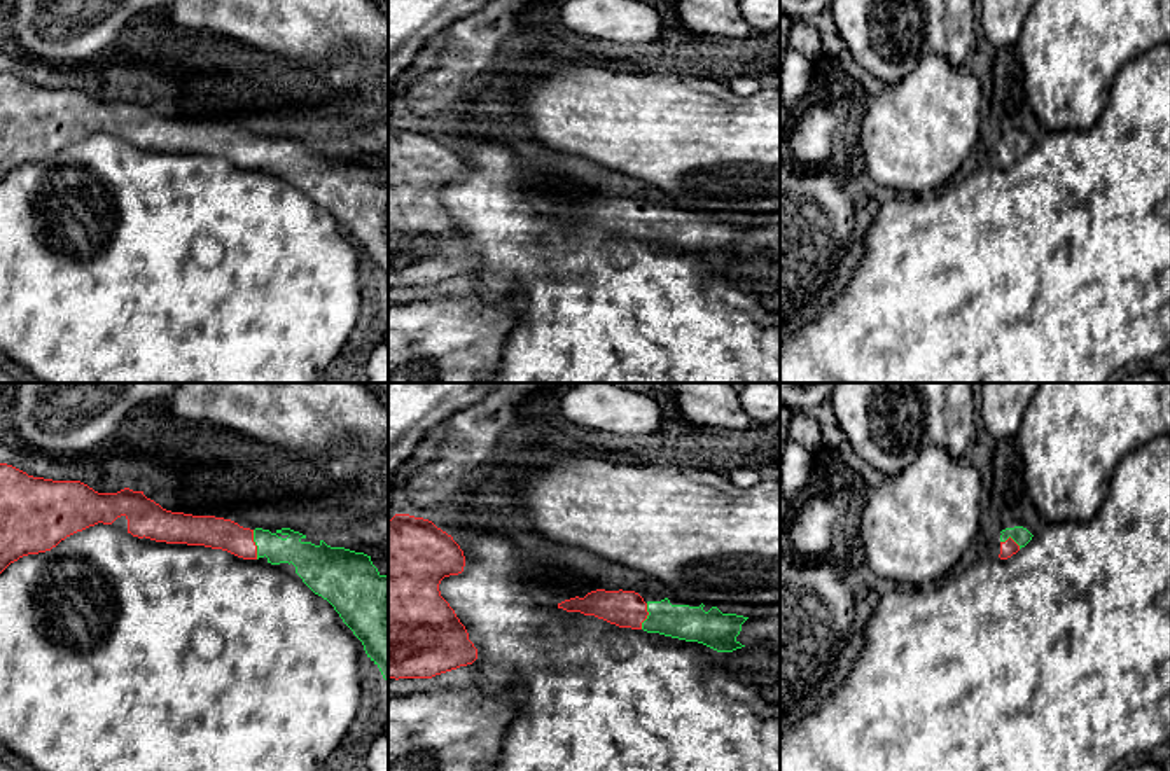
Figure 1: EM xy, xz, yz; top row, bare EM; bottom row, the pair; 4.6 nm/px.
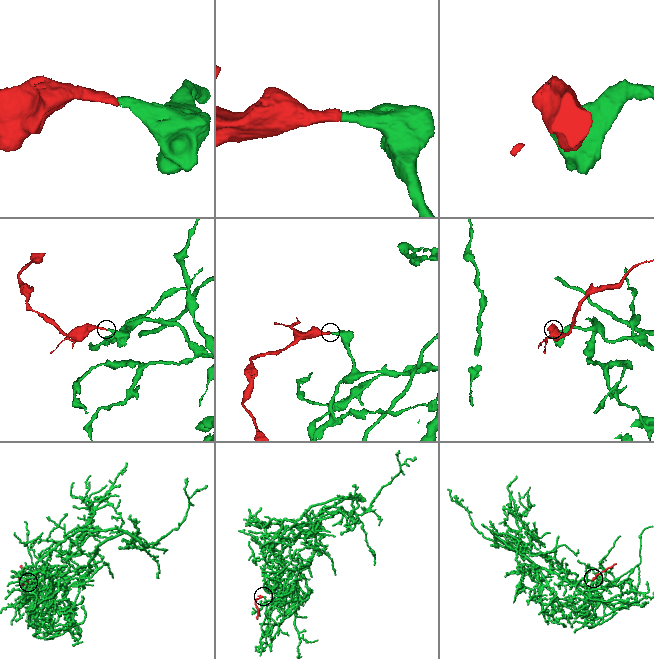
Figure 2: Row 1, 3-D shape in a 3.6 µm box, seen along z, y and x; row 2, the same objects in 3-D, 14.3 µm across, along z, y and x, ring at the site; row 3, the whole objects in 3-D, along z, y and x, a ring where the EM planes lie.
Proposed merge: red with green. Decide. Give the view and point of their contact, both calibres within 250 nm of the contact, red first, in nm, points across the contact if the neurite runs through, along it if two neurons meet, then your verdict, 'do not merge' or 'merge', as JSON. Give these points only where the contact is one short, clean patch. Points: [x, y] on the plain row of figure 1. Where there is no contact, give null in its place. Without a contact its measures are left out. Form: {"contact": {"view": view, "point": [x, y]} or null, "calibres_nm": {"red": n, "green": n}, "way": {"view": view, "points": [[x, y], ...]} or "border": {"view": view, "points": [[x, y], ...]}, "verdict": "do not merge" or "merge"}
{"contact": {"view": "xy", "point": [254, 152]}, "calibres_nm": {"red": 140, "green": 140}, "way": {"view": "xy", "points": [[212, 140], [254, 152], [292, 158], [306, 166]]}, "verdict": "merge"}

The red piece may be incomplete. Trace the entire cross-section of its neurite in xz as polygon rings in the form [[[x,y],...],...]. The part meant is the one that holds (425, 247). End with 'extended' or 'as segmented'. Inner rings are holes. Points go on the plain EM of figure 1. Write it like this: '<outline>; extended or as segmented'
[[[409,122],[388,129],[388,287],[432,287],[477,267],[465,234],[439,199],[441,189],[463,175],[460,154],[432,129]]]; as segmented

